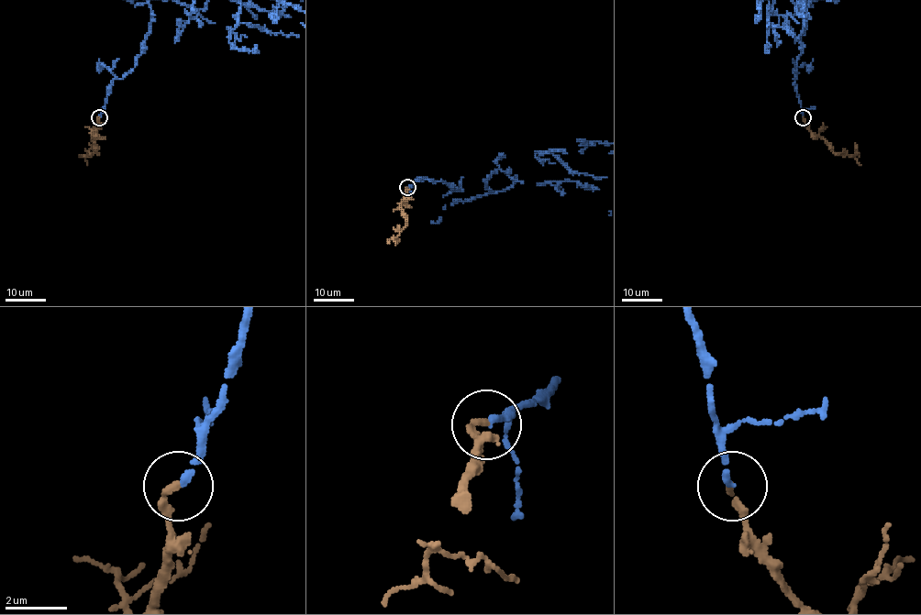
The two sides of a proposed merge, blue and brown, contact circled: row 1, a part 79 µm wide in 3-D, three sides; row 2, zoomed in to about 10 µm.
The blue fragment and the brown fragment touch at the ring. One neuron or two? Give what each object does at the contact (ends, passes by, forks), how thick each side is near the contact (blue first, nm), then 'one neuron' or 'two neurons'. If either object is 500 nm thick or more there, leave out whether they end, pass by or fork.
blue ends; brown ends; calibres 200 and 240 nm; one neuron

